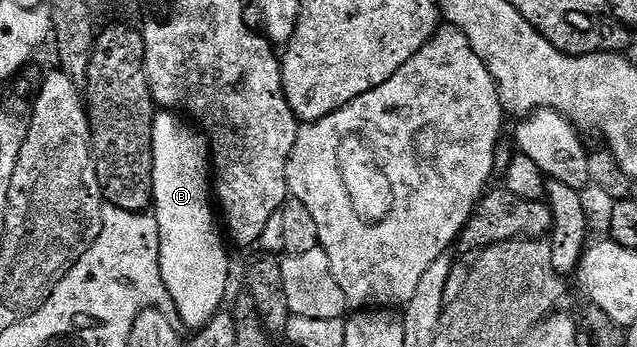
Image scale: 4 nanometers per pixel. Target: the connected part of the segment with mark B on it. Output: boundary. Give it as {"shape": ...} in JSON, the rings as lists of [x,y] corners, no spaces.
{"shape":[[[157,112],[151,133],[154,155],[152,214],[159,227],[159,267],[169,302],[181,321],[195,331],[215,317],[221,308],[230,277],[230,261],[224,245],[218,215],[212,197],[211,150],[208,139],[191,124],[186,125],[175,112]]]}

